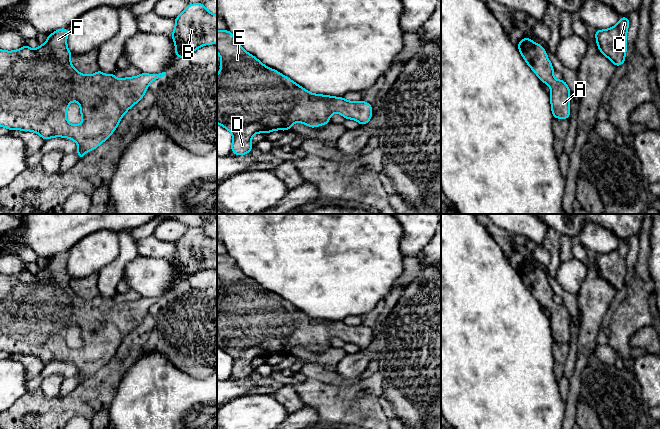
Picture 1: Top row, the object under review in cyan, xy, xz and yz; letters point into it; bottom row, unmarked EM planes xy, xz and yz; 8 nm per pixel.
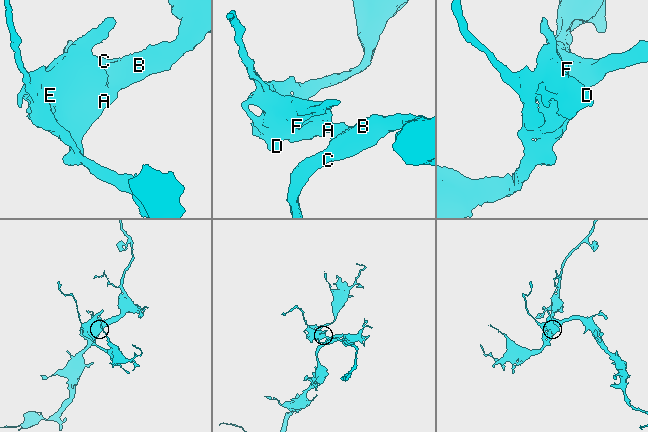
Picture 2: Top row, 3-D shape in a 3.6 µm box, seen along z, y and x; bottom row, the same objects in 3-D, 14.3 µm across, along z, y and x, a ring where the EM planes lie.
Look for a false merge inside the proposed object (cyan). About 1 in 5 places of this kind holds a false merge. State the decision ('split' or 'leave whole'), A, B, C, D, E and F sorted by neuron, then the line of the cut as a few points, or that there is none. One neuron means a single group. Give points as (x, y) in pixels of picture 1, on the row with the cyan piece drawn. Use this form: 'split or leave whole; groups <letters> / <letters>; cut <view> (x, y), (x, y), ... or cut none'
leave whole; groups A B C D E F; cut none

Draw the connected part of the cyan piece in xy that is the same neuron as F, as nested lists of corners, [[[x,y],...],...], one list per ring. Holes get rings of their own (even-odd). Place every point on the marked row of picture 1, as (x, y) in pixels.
[[[68,28],[56,30],[47,35],[47,41],[35,50],[27,44],[15,51],[0,49],[0,127],[9,130],[32,131],[39,134],[44,141],[52,137],[71,139],[78,144],[76,153],[82,160],[85,152],[95,150],[111,136],[123,115],[143,98],[149,84],[153,80],[164,77],[166,72],[159,74],[141,73],[136,77],[116,79],[114,72],[104,75],[99,69],[93,75],[84,75],[78,72],[70,62],[73,55],[66,44],[68,32]],[[73,101],[80,103],[80,114],[83,122],[78,125],[70,124],[66,118],[68,105]]]

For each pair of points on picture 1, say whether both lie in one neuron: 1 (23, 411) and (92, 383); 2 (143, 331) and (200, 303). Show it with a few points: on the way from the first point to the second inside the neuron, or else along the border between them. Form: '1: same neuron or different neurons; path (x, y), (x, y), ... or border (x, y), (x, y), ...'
1: same neuron; path (40, 410), (61, 410), (75, 400)
2: different neurons; border (153, 317), (156, 327)

